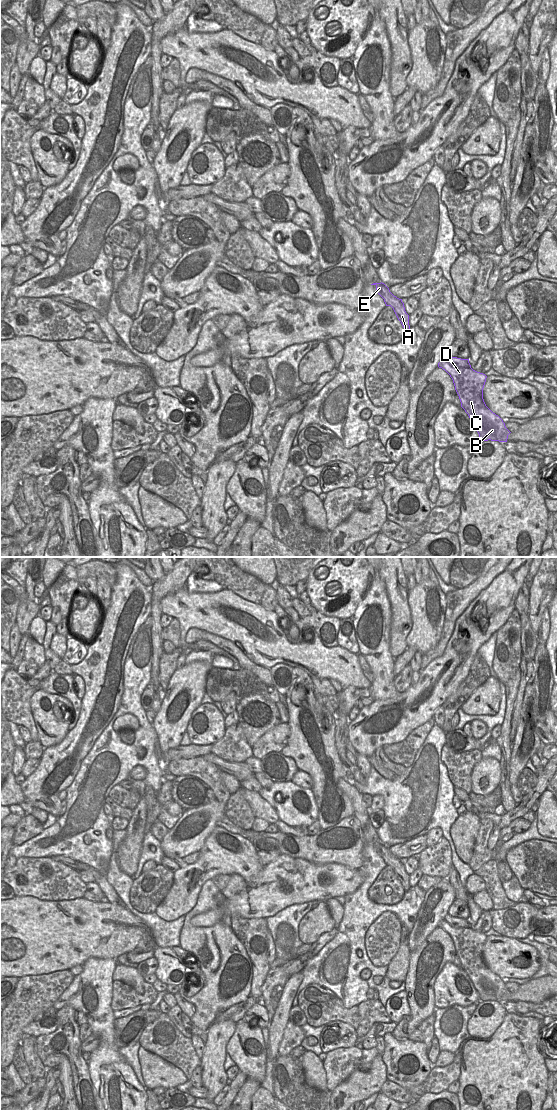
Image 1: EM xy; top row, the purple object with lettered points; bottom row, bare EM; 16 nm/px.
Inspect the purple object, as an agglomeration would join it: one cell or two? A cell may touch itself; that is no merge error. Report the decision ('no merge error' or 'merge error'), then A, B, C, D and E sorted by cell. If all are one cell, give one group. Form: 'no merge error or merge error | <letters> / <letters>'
merge error | A E / B C D

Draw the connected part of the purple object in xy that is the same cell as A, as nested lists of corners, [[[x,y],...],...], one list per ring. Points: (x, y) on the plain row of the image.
[[[373,843],[371,845],[376,846],[377,853],[384,859],[386,866],[391,866],[401,882],[405,892],[410,889],[409,885],[409,875],[405,871],[404,863],[402,859],[394,856],[389,848],[384,843]]]

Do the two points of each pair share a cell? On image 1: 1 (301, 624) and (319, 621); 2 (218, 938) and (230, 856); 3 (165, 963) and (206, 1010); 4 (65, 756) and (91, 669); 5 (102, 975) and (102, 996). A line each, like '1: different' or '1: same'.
1: same
2: different
3: different
4: same
5: same

